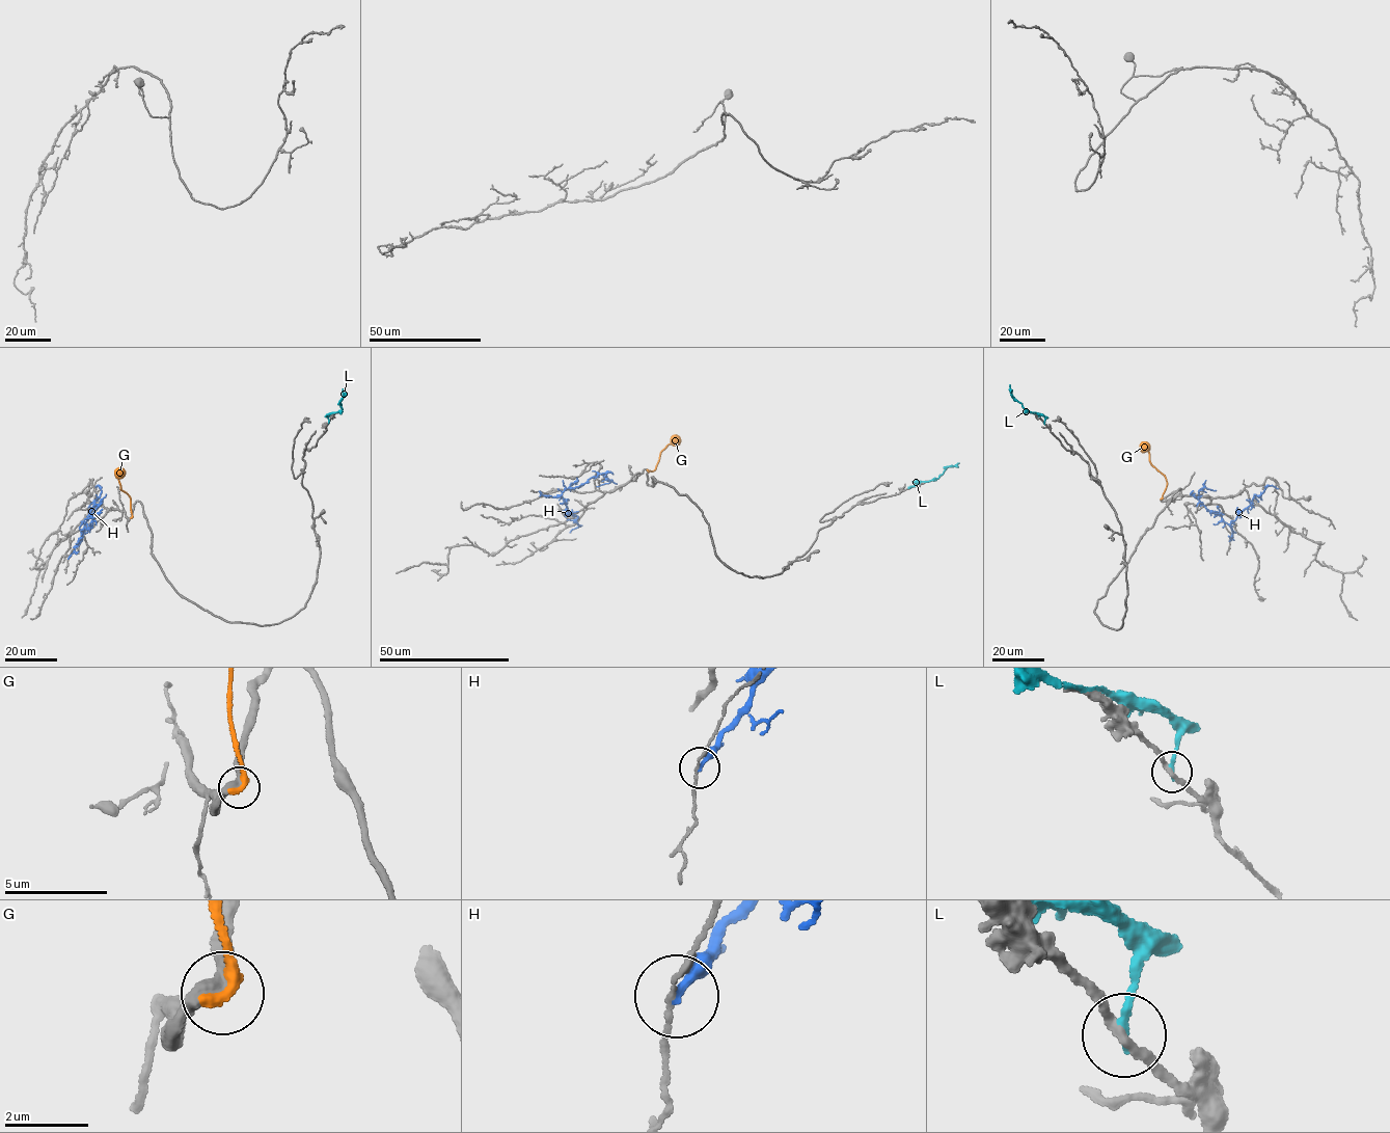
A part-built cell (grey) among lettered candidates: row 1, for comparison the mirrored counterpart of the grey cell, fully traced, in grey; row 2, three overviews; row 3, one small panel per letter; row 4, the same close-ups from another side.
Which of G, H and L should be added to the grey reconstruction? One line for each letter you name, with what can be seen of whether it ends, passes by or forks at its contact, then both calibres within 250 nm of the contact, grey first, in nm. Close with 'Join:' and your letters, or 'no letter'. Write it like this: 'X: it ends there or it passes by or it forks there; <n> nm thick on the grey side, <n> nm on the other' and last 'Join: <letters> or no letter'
G: it ends there; 380 nm thick on the grey side, 360 nm on the other
Join: G

